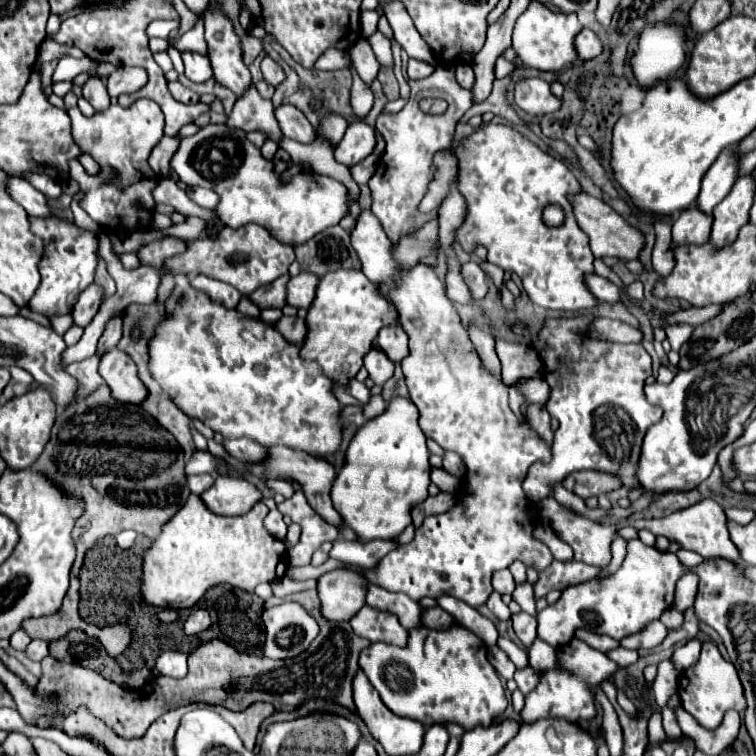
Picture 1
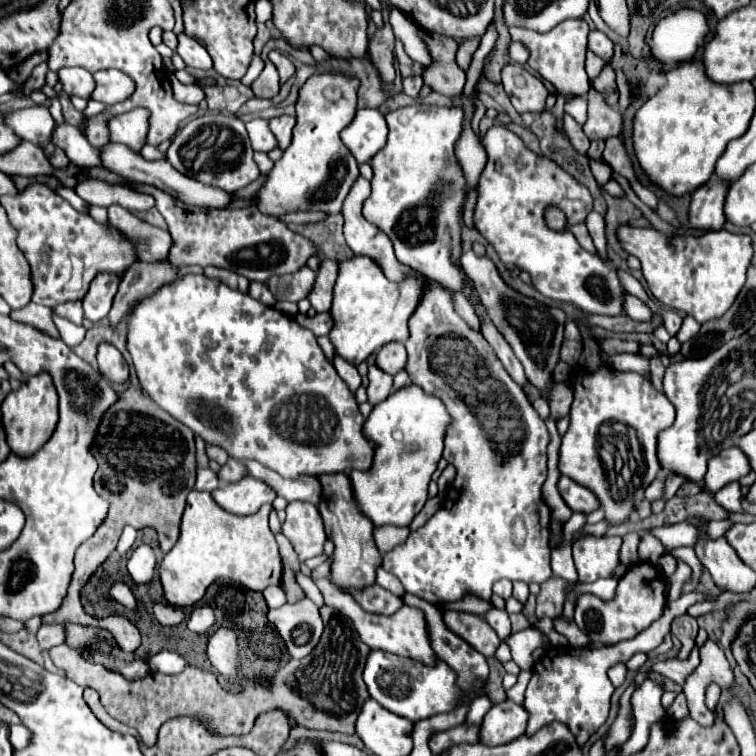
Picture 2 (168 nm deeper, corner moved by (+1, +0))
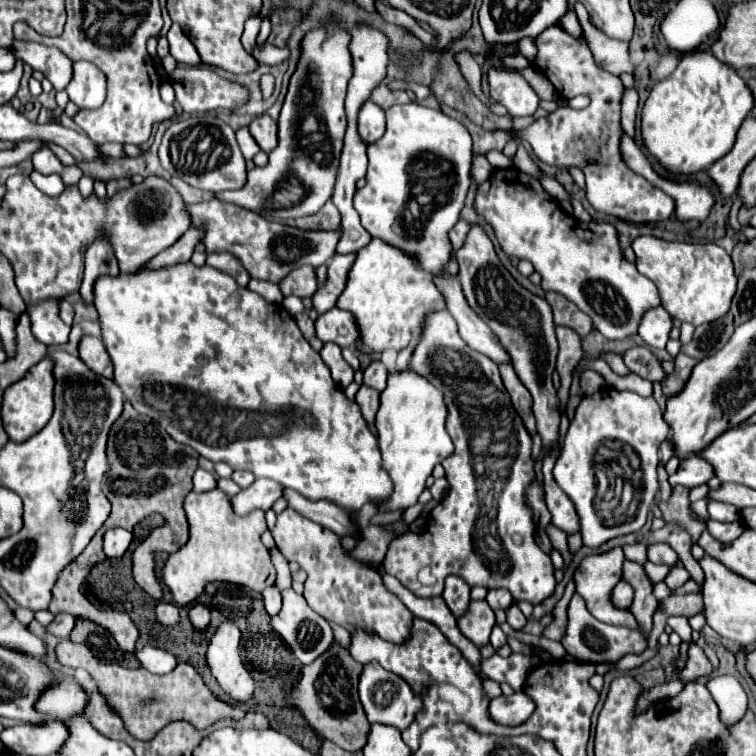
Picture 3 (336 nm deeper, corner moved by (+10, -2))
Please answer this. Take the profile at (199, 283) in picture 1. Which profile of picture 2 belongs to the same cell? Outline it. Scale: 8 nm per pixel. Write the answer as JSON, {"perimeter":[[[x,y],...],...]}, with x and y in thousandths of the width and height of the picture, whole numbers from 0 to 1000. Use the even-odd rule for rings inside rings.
{"perimeter":[[[272,353],[272,356],[270,356],[270,364],[272,364],[272,366],[286,366],[286,369],[291,369],[291,372],[296,372],[304,382],[312,382],[312,385],[317,385],[317,388],[325,388],[325,385],[328,385],[328,377],[331,377],[331,374],[323,372],[323,366],[315,366],[312,361],[299,361],[299,356]]]}

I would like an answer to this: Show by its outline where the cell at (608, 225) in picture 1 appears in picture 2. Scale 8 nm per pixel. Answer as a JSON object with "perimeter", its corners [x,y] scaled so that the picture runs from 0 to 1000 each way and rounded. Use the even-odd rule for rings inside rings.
{"perimeter":[[[820,298],[815,303],[815,311],[823,329],[831,337],[847,343],[857,385],[881,406],[889,406],[905,417],[915,417],[923,427],[952,419],[966,409],[984,377],[987,356],[992,353],[997,340],[995,313],[974,311],[960,303],[934,308],[929,313],[884,313],[860,300]]]}

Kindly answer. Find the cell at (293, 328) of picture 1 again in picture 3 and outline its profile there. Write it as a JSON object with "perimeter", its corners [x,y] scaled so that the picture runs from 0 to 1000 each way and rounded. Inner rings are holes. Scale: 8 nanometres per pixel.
{"perimeter":[[[446,406],[422,417],[422,422],[417,425],[417,435],[425,451],[430,454],[440,451],[448,459],[470,459],[478,451],[475,433],[467,414],[446,409]]]}

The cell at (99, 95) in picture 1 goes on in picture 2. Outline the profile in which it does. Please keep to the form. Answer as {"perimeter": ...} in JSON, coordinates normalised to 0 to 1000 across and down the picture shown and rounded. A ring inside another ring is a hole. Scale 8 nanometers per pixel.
{"perimeter":[[[85,89],[77,94],[77,102],[90,126],[119,131],[119,123],[124,120],[124,112],[127,112],[119,94],[108,91],[108,89]]]}

